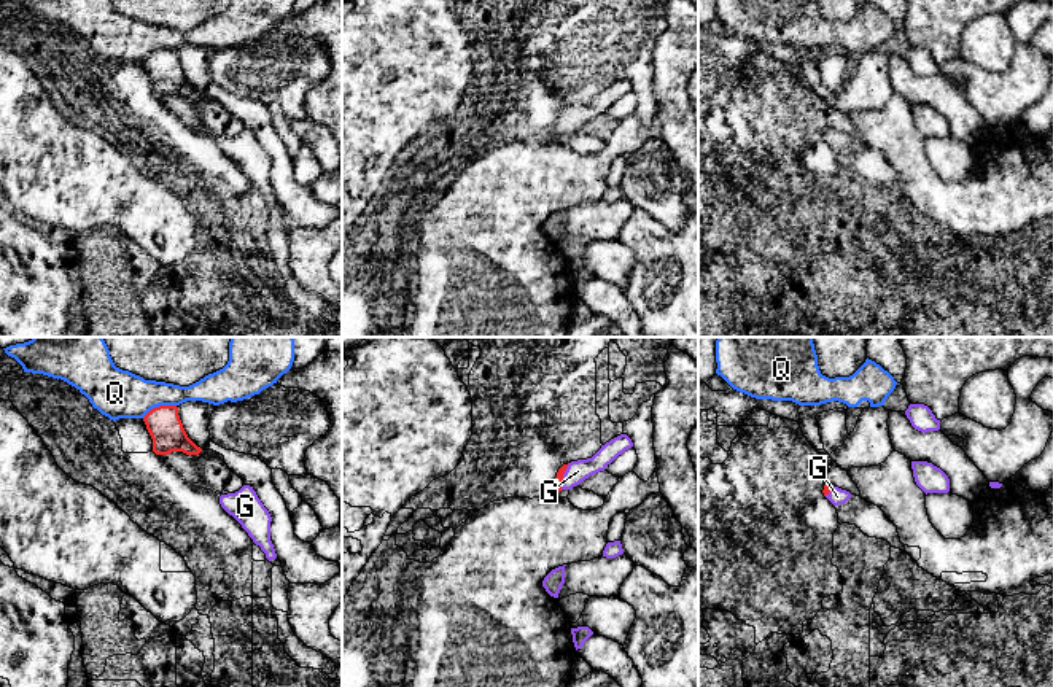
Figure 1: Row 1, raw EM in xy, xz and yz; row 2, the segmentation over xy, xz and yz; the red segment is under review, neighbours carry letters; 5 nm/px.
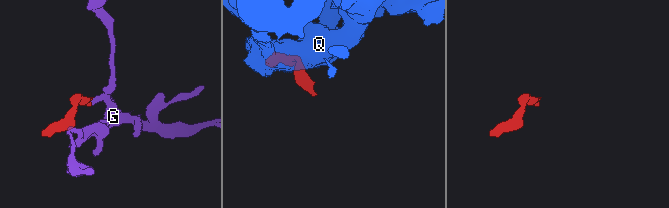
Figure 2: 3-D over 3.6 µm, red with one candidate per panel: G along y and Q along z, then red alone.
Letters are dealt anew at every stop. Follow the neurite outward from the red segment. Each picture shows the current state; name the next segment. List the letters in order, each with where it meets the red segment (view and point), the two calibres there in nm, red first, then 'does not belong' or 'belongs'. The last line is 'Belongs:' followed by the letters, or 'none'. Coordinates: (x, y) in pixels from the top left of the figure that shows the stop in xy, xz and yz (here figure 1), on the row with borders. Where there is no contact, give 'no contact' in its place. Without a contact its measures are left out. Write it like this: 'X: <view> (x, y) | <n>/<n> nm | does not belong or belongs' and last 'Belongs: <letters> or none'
G: xz (562, 476) | 50/110 nm | belongs
Q: xy (159, 406) | 170/240 nm | does not belong
Belongs: G

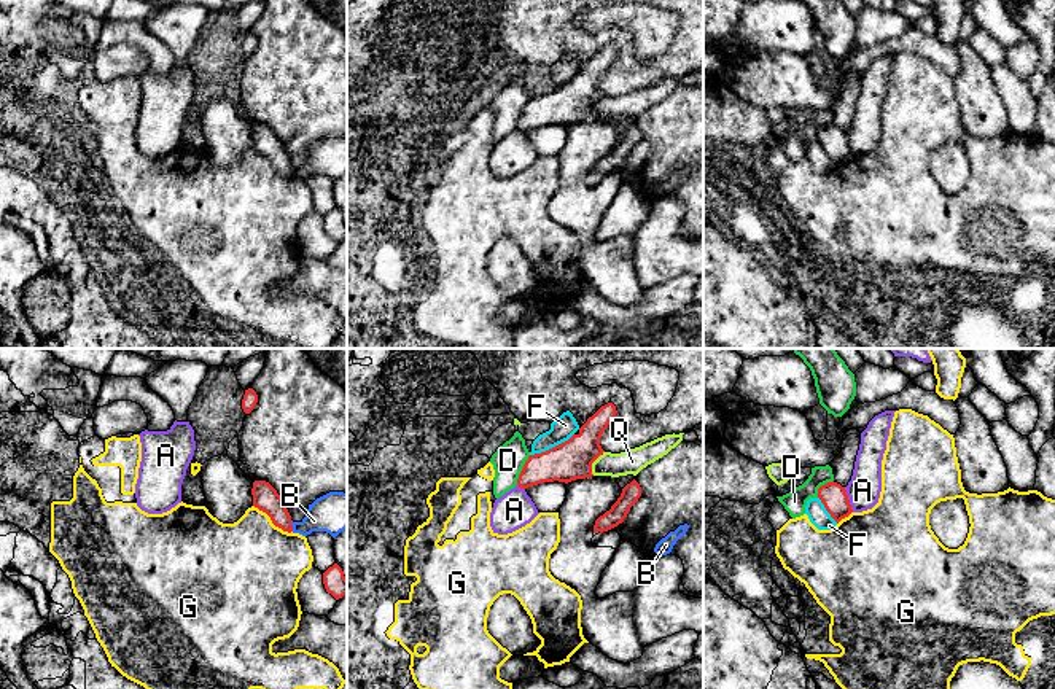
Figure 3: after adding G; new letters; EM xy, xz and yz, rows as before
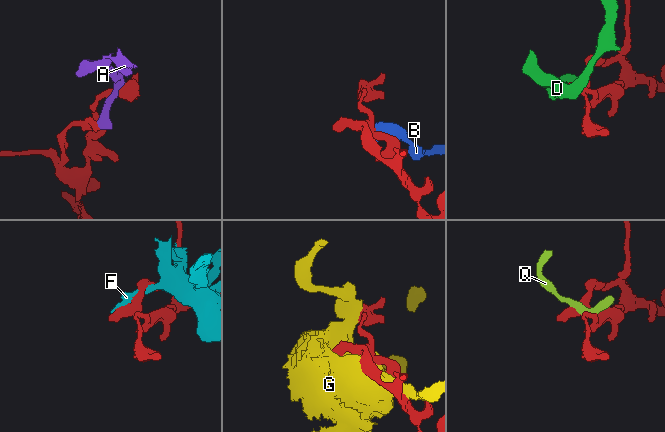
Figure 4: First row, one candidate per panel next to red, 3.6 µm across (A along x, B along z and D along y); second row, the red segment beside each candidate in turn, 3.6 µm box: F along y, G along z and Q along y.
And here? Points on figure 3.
A: yz (848, 500) | 140/170 nm | does not belong
B: xy (291, 525) | 130/200 nm | does not belong
D: xz (522, 470) | 200/160 nm | does not belong
F: xz (552, 447) | 200/110 nm | does not belong
G: xy (272, 522) | 130/480 nm | does not belong
Q: xz (592, 462) | 200/120 nm | does not belong
Belongs: none

